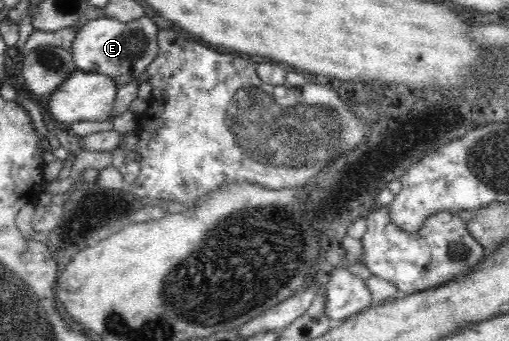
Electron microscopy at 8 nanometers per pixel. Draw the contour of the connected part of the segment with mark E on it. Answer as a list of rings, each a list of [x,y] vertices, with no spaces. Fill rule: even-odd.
[[[148,16],[130,22],[107,17],[88,21],[72,43],[75,66],[85,73],[100,73],[113,78],[125,75],[139,78],[157,55],[157,27],[157,21],[154,22]]]

